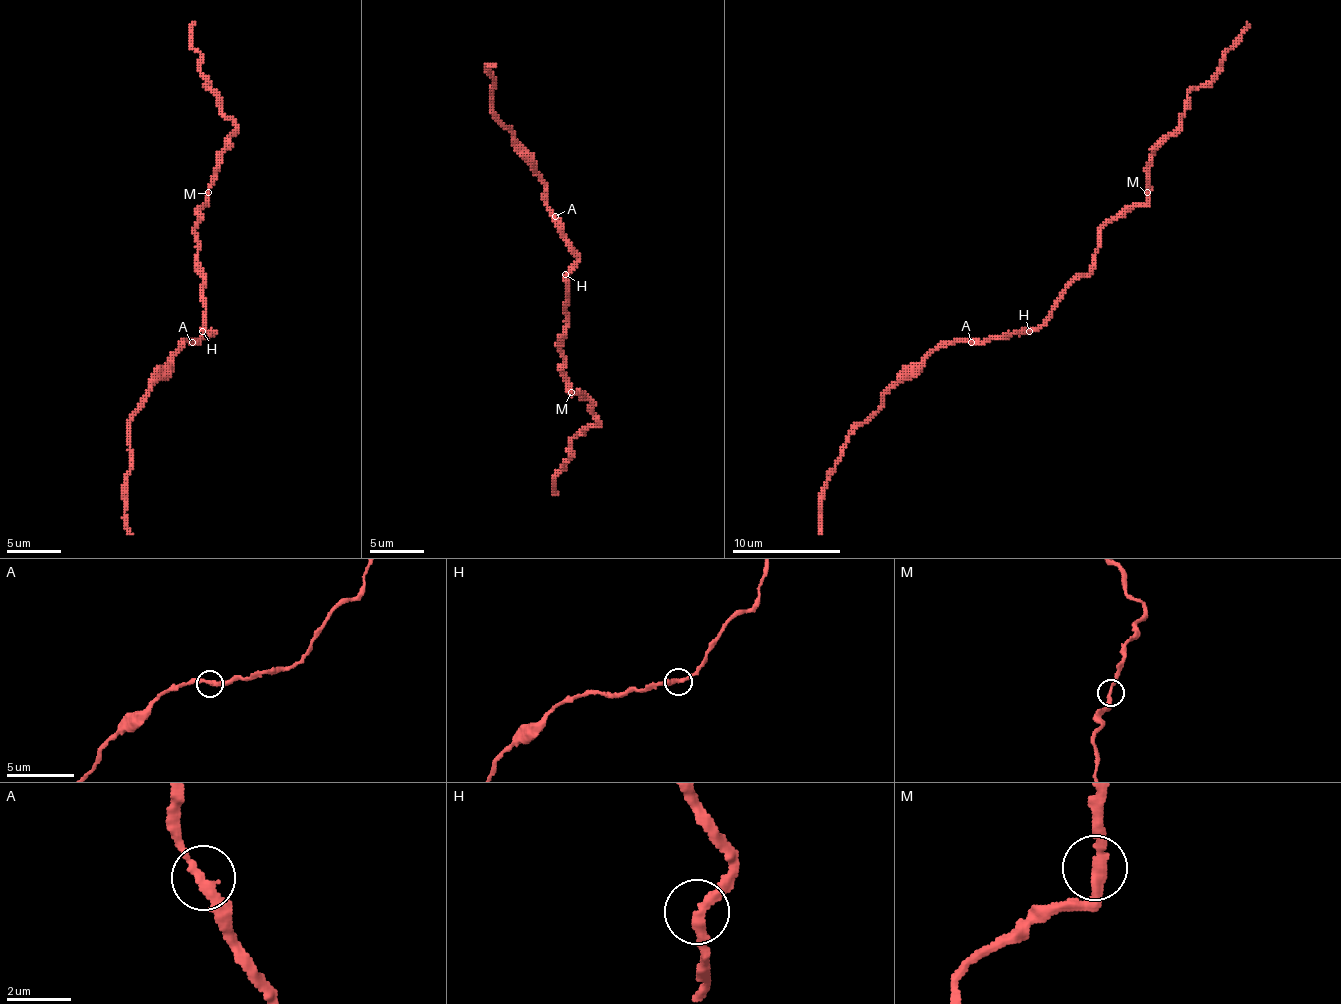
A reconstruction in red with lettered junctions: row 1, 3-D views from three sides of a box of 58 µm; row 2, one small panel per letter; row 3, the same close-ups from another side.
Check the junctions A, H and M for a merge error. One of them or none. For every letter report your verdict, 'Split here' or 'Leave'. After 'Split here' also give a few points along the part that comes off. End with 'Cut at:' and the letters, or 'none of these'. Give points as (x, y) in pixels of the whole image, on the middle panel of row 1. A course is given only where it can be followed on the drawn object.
A: Leave
H: Leave
M: Leave
Cut at: none of these

